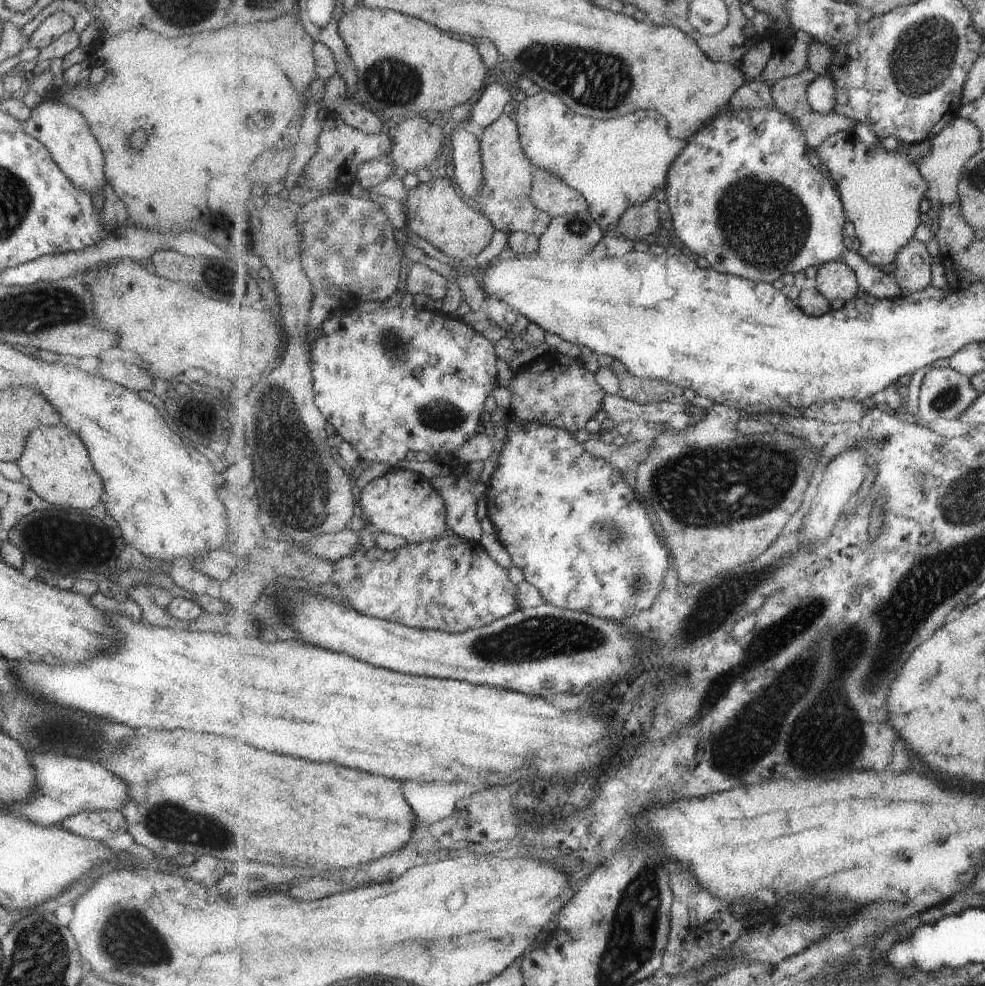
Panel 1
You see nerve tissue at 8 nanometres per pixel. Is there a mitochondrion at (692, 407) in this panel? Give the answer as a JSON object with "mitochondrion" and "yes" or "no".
{"mitochondrion":"no"}

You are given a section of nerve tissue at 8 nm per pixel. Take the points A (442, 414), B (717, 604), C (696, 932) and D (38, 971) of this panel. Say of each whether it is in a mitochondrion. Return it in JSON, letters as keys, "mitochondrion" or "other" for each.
{"A":"mitochondrion","B":"mitochondrion","C":"other","D":"mitochondrion"}

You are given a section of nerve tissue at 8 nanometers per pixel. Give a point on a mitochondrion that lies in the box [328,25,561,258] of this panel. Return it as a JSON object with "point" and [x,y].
{"point":[391,82]}

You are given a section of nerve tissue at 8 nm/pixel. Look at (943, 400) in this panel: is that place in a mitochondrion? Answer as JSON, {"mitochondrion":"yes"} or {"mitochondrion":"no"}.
{"mitochondrion":"yes"}

